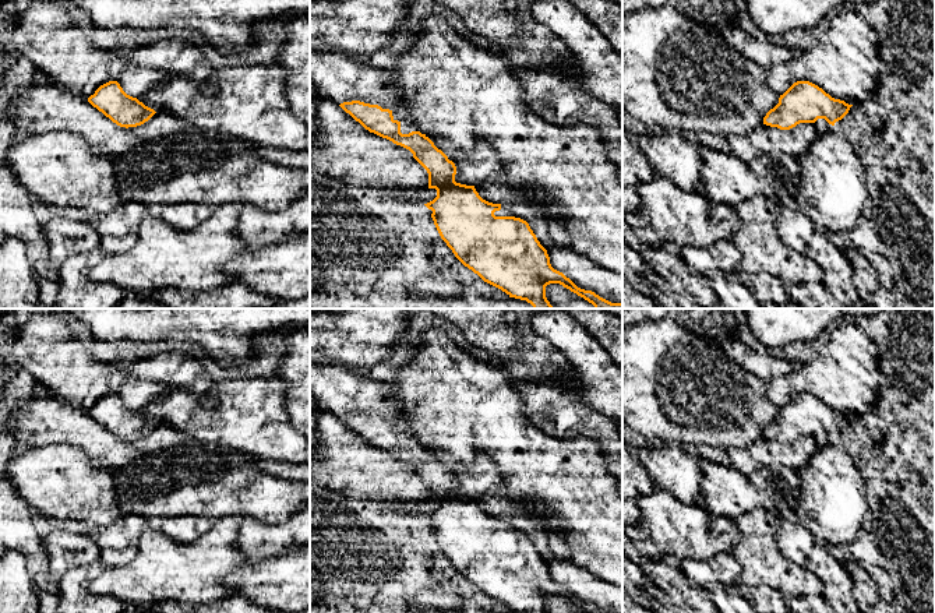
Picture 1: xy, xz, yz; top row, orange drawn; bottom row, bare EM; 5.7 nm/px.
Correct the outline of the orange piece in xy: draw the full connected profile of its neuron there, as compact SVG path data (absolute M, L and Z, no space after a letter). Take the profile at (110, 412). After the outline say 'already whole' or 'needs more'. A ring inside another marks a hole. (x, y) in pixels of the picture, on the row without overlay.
M117 394L100 398L88 415L120 440L137 440L156 424L127 408Z; already whole

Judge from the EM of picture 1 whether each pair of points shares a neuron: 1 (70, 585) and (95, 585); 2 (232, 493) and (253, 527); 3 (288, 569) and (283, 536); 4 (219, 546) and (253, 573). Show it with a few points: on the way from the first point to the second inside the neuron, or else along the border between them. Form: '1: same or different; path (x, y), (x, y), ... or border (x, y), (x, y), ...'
1: different; border (109, 566), (90, 584), (88, 591), (91, 594)
2: different; border (236, 517), (257, 517), (267, 522), (279, 522)
3: different; border (295, 545), (281, 555), (254, 560)
4: different; border (250, 560), (225, 577)

